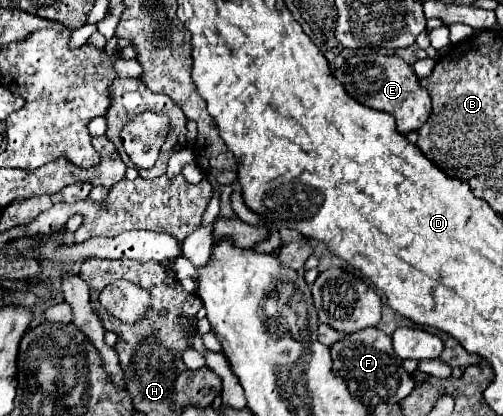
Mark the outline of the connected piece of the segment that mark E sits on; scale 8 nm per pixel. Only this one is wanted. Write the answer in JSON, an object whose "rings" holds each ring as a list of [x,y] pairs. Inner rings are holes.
{"rings":[[[354,54],[344,60],[340,68],[334,70],[336,80],[344,86],[344,90],[360,104],[370,106],[374,110],[388,112],[396,118],[396,130],[400,134],[408,134],[412,130],[418,130],[422,124],[426,124],[432,106],[430,106],[430,94],[418,84],[418,78],[410,64],[406,64],[398,56],[384,56],[384,54]]]}

